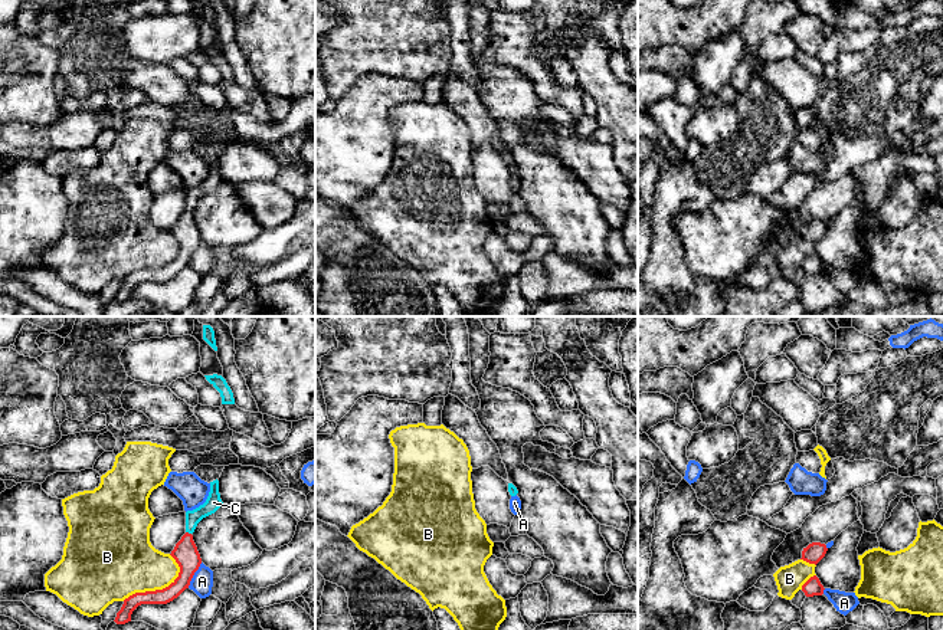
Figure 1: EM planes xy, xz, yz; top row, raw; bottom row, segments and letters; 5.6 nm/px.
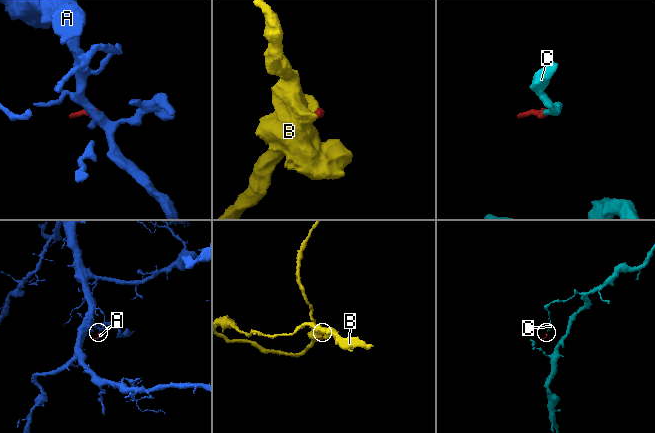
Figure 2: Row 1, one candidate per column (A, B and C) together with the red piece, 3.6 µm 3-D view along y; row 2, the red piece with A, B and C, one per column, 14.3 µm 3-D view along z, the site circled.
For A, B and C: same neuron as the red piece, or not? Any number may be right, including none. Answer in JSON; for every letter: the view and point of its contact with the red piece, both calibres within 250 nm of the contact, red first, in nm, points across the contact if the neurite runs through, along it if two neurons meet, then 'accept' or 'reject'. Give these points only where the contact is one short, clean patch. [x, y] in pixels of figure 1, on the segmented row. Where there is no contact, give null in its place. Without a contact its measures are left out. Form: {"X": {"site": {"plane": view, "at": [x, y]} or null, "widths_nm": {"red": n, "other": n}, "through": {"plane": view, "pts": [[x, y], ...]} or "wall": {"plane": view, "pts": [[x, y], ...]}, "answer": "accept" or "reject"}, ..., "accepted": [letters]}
{"A": {"site": {"plane": "xy", "at": [193, 574]}, "widths_nm": {"red": 140, "other": 120}, "wall": {"plane": "xy", "pts": [[202, 563], [187, 587]]}, "answer": "reject"}, "B": {"site": {"plane": "xy", "at": [157, 590]}, "widths_nm": {"red": 140, "other": 380}, "answer": "reject"}, "C": {"site": {"plane": "xy", "at": [187, 532]}, "widths_nm": {"red": 140, "other": 90}, "through": {"plane": "xy", "pts": [[185, 553], [187, 532], [190, 524], [213, 502]]}, "answer": "accept"}, "accepted": ["C"]}

